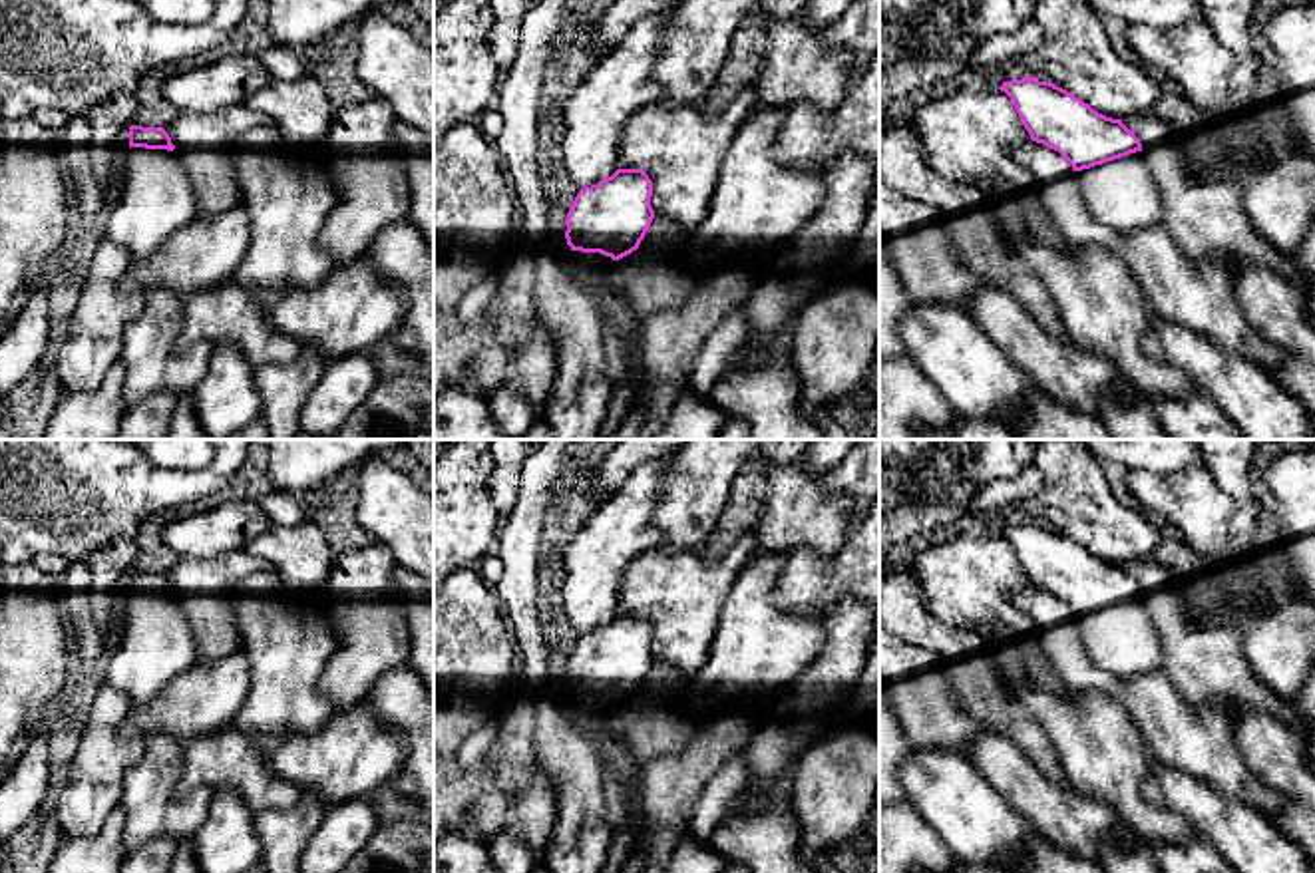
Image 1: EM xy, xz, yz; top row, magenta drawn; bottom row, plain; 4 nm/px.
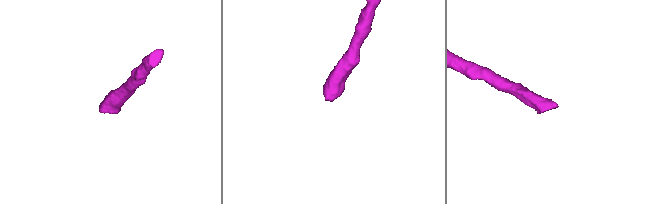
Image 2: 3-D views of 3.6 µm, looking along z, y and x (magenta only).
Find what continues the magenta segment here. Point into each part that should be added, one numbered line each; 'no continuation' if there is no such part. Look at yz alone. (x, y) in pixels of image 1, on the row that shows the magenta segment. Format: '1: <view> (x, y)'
1: yz (1121, 193)

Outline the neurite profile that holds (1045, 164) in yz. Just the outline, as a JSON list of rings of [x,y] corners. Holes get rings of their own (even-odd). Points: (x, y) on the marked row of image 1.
[[[1042,143],[1017,145],[1013,157],[1033,173],[1064,241],[1100,247],[1124,262],[1160,318],[1210,338],[1231,356],[1261,364],[1269,374],[1285,358],[1245,320],[1225,262],[1188,257],[1164,225],[1118,233],[1098,223],[1072,165]]]

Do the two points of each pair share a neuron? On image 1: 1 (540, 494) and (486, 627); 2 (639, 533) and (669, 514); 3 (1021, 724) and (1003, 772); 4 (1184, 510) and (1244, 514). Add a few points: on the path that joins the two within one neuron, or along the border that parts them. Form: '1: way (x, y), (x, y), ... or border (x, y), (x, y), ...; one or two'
1: border (498, 595), (502, 599); two
2: border (665, 478), (653, 518), (661, 531), (657, 545); two
3: border (981, 724), (1005, 736), (1045, 778); two
4: way (1198, 510), (1202, 514), (1230, 514); one

